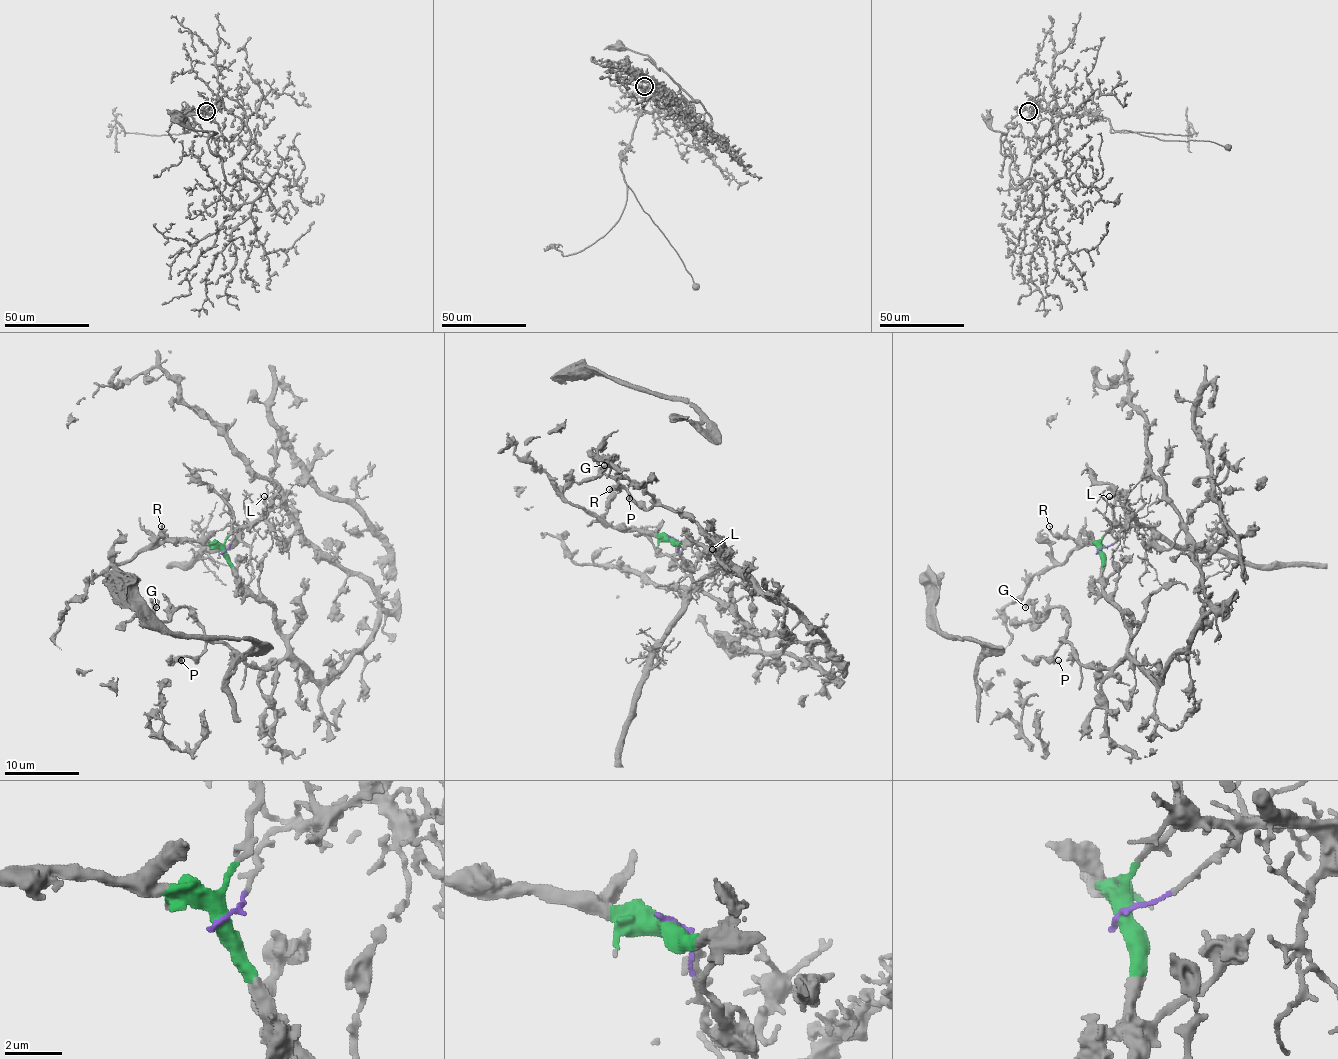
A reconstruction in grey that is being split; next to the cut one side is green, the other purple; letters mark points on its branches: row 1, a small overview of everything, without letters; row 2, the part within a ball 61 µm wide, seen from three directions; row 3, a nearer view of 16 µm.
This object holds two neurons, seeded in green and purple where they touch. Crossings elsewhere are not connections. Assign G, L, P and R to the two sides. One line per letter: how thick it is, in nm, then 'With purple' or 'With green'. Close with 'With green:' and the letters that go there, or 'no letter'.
G: Thickness 340 nm. With green
L: Thickness 110 nm. With purple
P: Thickness 160 nm. With green
R: Thickness 200 nm. With green
With green: G, P, R

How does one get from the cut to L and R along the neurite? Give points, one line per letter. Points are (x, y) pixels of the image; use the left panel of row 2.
L: (224, 552), (237, 529), (254, 526), (263, 516), (263, 496)
R: (224, 552), (192, 541), (157, 539), (162, 535), (161, 526)

